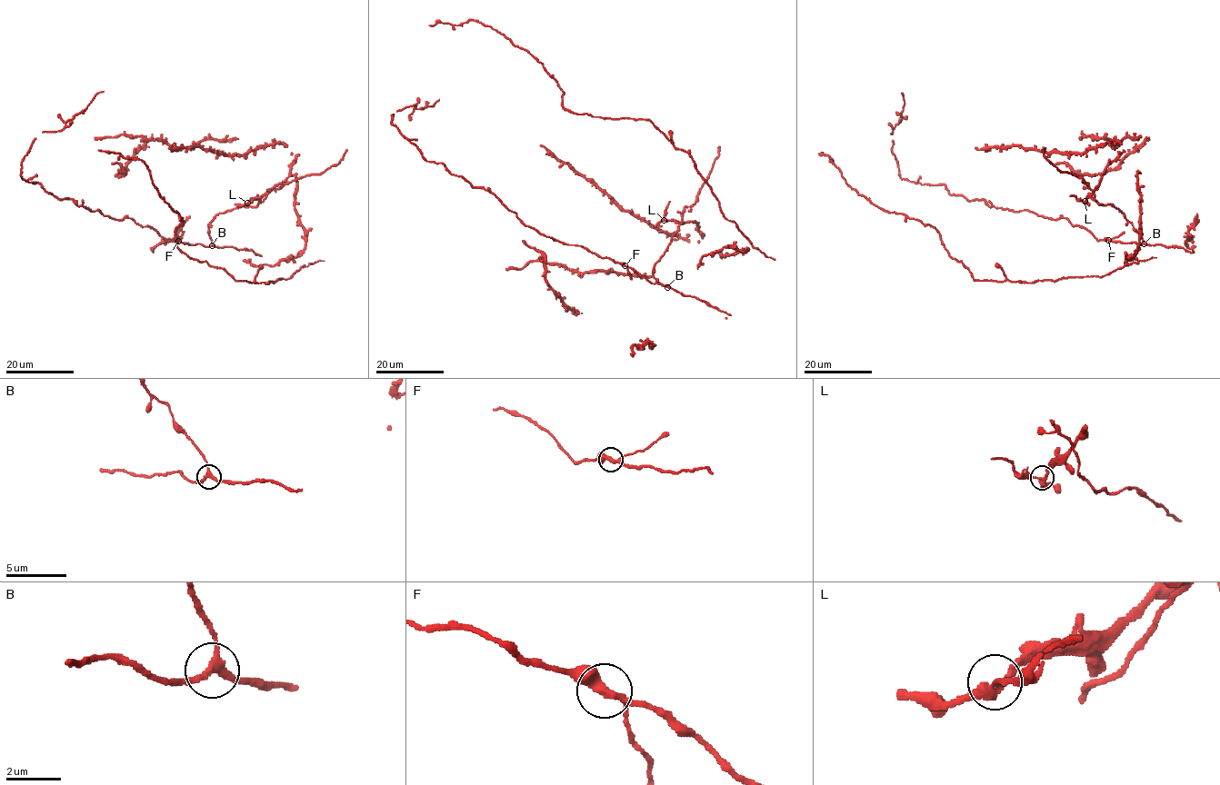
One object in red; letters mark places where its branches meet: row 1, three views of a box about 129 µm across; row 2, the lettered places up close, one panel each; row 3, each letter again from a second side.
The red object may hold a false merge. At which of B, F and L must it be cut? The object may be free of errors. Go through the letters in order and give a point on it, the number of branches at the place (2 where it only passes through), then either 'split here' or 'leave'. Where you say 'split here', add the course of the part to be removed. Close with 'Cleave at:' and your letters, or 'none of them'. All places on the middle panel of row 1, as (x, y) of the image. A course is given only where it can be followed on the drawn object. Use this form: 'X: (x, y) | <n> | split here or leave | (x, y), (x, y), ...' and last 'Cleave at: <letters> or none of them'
B: (667, 287) | 3 | leave
F: (624, 265) | 3 | leave
L: (664, 220) | 3 | split here | (664, 220), (664, 212), (670, 201)
Cleave at: L

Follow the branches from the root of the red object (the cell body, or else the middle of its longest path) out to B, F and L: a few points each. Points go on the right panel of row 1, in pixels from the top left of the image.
B: (1104, 171), (1093, 192), (1094, 198), (1100, 204), (1113, 203), (1123, 213), (1144, 243)
F: (1104, 171), (1093, 192), (1094, 198), (1100, 204), (1113, 203), (1118, 208), (1143, 242), (1123, 243), (1107, 239)
L: (1104, 171), (1098, 186), (1084, 201)

